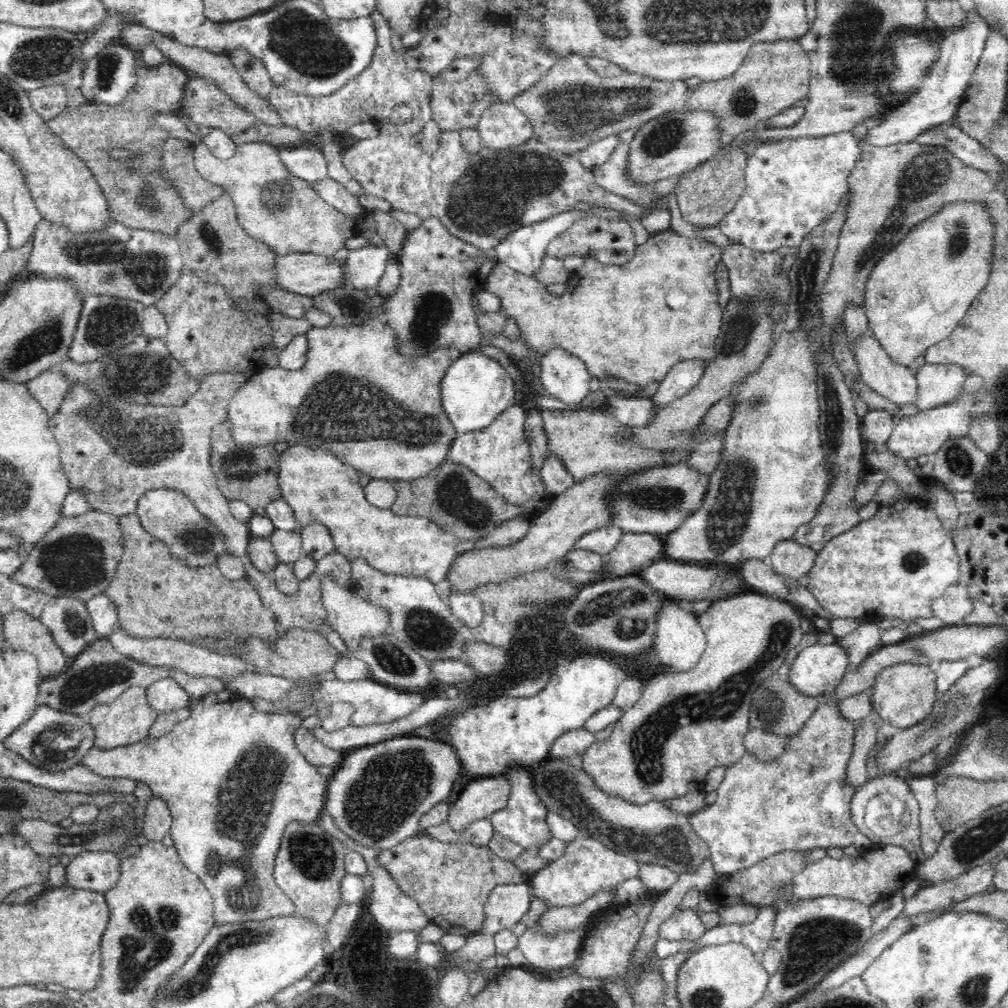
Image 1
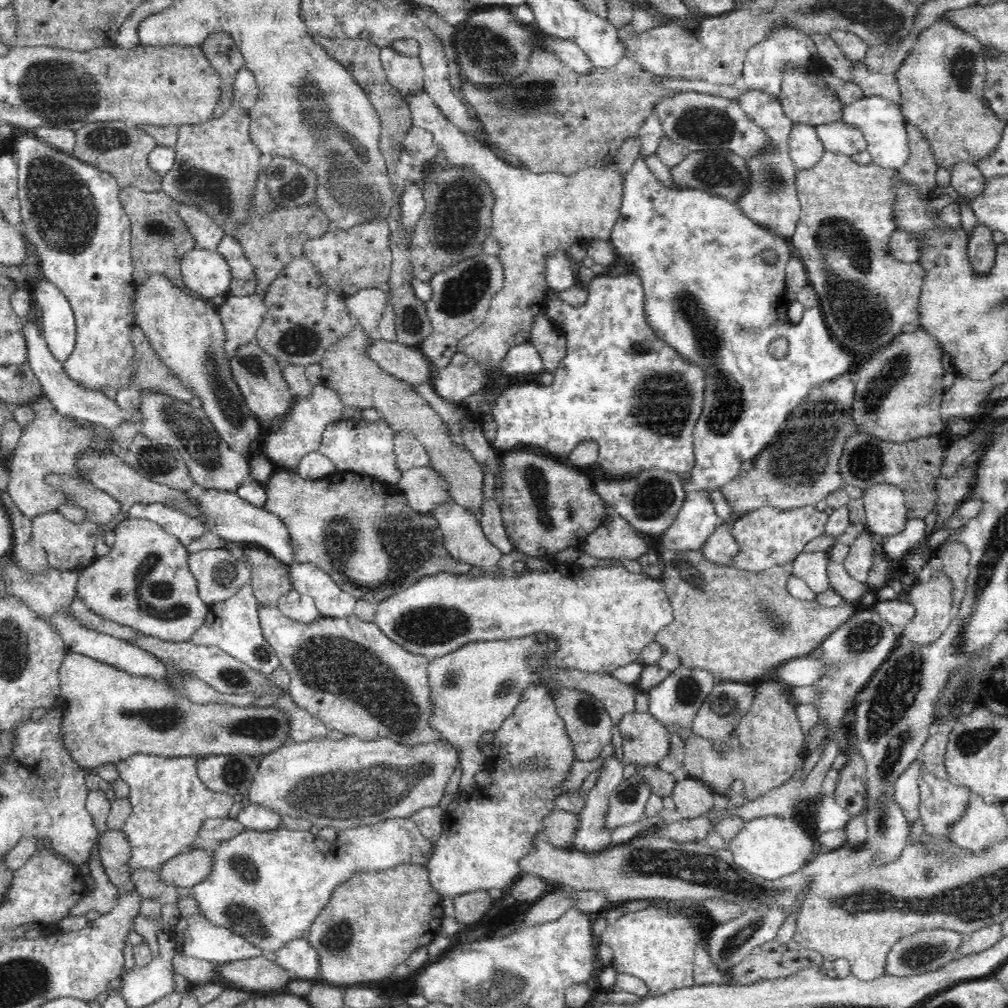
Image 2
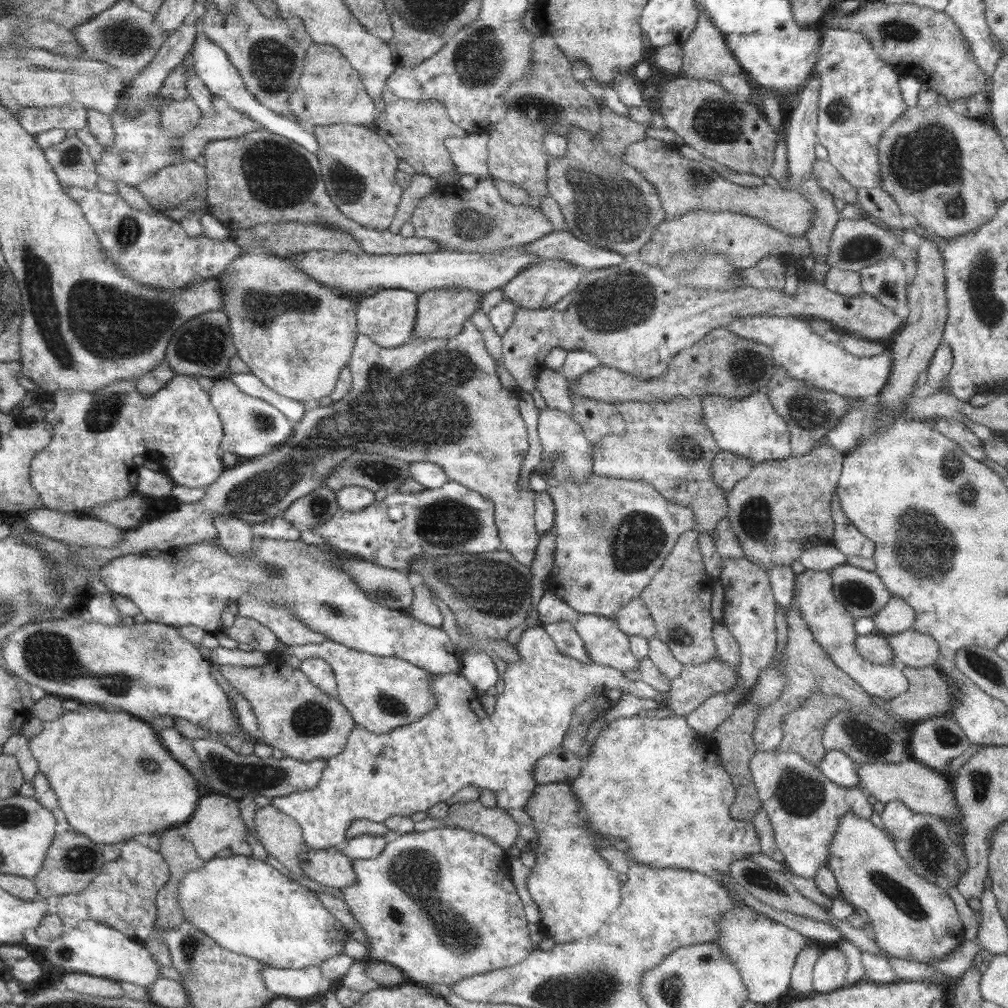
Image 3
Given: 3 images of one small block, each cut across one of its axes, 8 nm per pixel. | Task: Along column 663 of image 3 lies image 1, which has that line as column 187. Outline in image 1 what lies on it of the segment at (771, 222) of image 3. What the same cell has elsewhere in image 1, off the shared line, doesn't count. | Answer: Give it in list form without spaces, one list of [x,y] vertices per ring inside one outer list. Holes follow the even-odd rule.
[[[172,137],[162,146],[164,179],[170,179],[172,187],[182,195],[191,212],[204,209],[214,199],[226,194],[225,187],[200,176],[194,162],[194,148],[190,141]]]

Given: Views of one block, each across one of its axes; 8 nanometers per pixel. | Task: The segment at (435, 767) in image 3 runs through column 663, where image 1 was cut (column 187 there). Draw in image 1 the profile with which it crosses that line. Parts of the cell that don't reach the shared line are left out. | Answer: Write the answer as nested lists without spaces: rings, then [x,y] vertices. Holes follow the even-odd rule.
[[[163,678],[147,688],[148,703],[159,714],[188,707],[191,697],[173,678]]]

